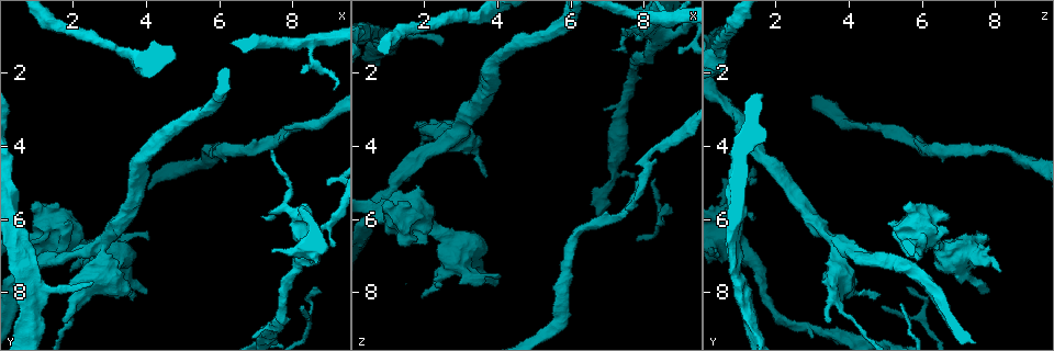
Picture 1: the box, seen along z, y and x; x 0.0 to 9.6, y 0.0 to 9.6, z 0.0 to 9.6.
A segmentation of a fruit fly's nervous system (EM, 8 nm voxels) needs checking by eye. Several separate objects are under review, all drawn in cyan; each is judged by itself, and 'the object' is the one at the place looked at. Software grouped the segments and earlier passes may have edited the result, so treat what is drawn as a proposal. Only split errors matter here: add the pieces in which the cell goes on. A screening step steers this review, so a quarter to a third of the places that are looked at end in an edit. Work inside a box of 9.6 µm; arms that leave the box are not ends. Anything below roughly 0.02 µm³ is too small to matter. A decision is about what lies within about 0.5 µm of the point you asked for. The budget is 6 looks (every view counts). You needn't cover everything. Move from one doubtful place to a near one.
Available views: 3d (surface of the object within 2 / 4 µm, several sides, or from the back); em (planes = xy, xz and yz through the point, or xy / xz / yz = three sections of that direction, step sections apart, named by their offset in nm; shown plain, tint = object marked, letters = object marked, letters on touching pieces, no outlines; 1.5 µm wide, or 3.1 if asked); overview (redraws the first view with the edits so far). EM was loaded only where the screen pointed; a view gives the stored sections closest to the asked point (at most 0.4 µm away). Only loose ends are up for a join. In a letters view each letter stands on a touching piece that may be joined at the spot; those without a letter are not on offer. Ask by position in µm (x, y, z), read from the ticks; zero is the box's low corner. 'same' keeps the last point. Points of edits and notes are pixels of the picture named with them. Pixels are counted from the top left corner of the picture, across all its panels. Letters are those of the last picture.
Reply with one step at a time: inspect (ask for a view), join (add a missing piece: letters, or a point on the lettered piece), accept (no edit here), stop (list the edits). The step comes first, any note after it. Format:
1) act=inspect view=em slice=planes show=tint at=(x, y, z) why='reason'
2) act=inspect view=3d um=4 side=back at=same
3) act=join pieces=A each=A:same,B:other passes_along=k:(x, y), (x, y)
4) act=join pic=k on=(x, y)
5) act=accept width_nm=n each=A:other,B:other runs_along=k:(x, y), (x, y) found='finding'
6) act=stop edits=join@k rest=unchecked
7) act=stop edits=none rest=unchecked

act=inspect view=3d um=2 at=(4.00, 8.05, 7.80) why='an open end'

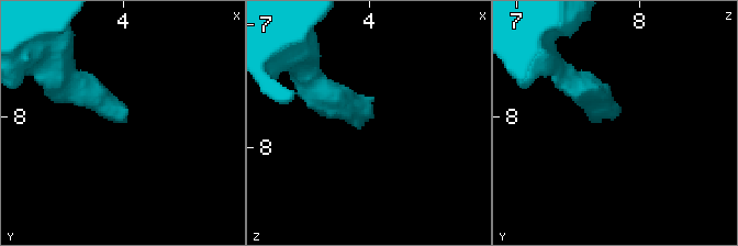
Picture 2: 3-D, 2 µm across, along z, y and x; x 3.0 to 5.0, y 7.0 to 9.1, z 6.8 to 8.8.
act=inspect view=em slice=planes show=letters at=(4.00, 8.00, 7.74) why='shape alone is not enough'

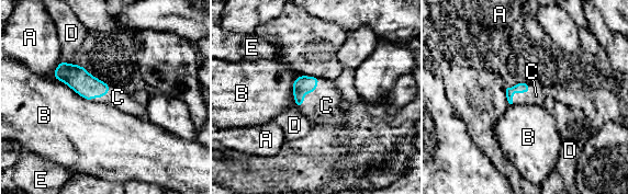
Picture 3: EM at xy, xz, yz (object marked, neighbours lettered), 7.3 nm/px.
act=join pieces=C each=A:other,B:other,C:same,D:other,E:other passes_along=3:(302, 84), (307, 92), (326, 105) found='the cell continues'

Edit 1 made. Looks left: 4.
act=inspect view=em slice=planes show=letters at=(1.70, 8.75, 3.55) why='an open end'

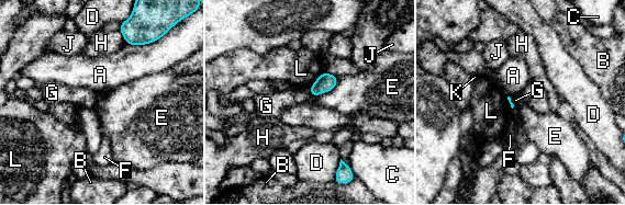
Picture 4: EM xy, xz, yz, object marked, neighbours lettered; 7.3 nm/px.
act=accept each=A:other,B:other,C:other,D:other,E:other,F:other,G:other,H:other,J:other,K:other,L:other border=4:(338, 78), (331, 90), (312, 98) found='none of them fits'

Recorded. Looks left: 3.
act=inspect view=em um=3.1 slice=xy step=16 show=tint at=(2.50, 7.65, 1.20) why='tapers out'

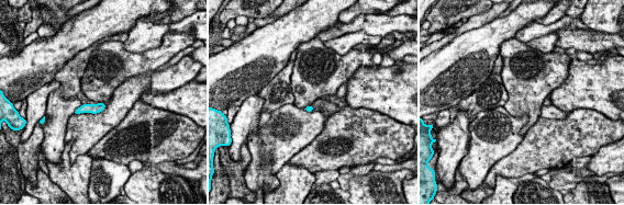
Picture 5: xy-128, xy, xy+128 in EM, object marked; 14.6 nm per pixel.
act=inspect view=em um=3.1 slice=planes show=letters at=same why='cut it another way'

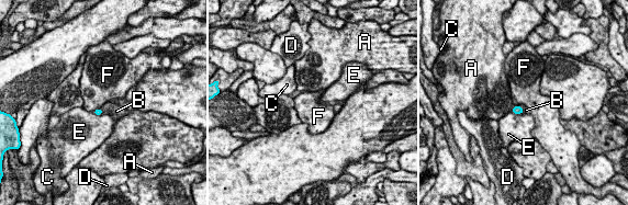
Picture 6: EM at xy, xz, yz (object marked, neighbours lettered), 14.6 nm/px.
act=join pieces=B width_nm=100 each=A:other,B:same,C:other,D:other,E:other,F:other passes_along=6:(516, 110), (522, 109), (526, 110) found='it goes on there'

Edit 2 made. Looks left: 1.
act=stop edits=join@3,join@6 rest=unchecked

